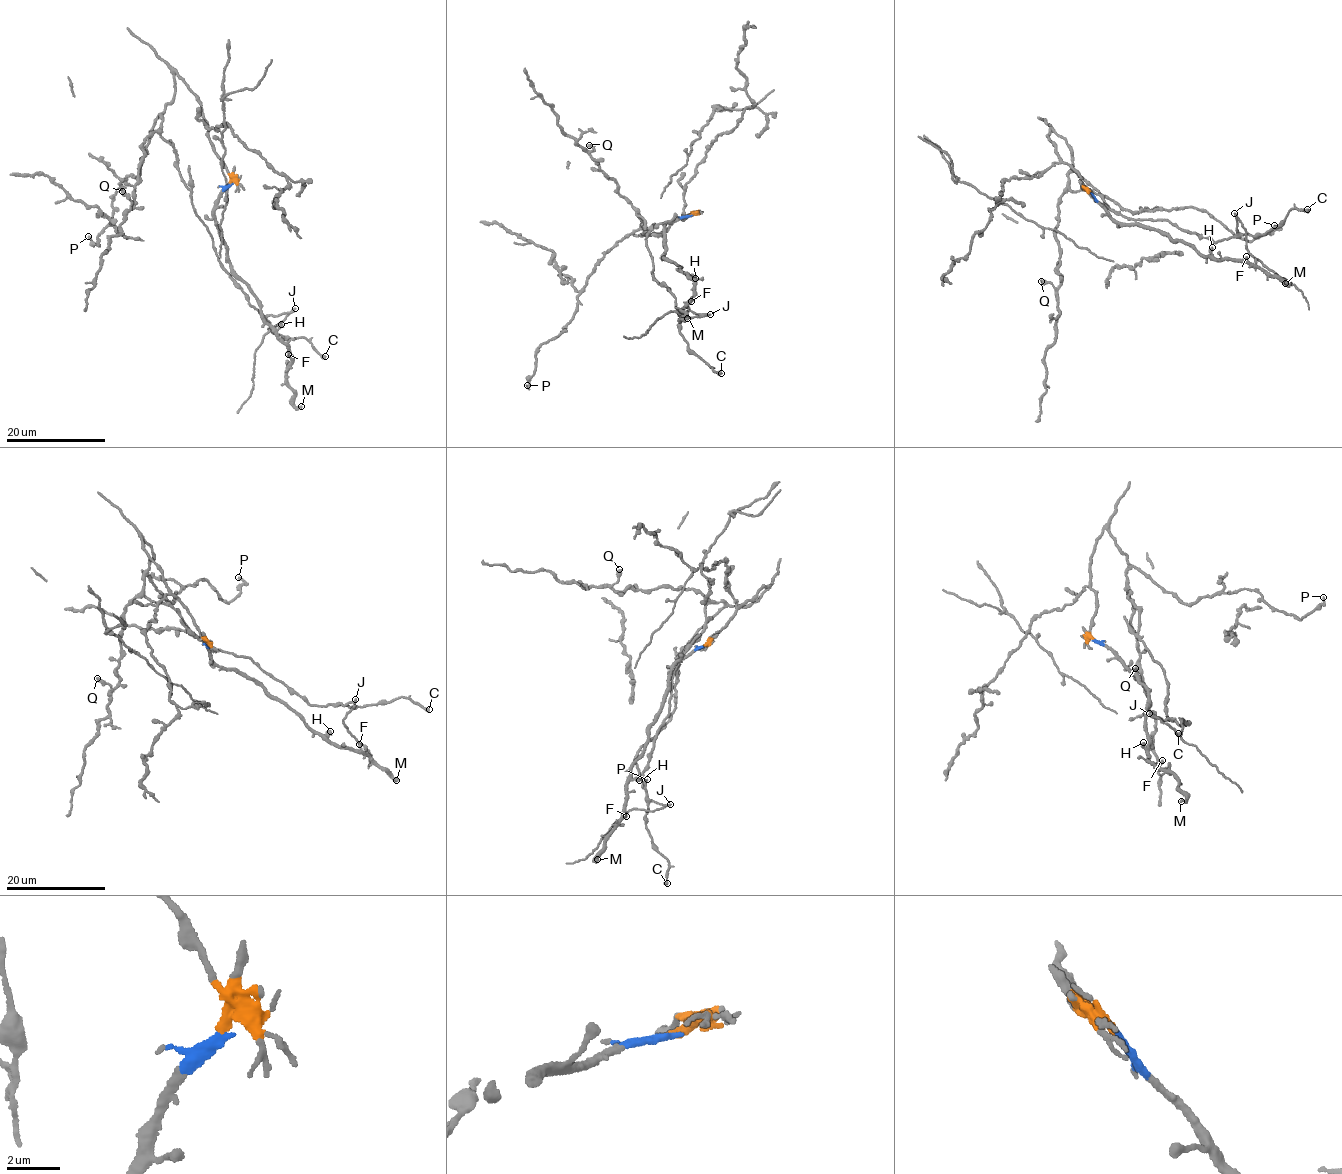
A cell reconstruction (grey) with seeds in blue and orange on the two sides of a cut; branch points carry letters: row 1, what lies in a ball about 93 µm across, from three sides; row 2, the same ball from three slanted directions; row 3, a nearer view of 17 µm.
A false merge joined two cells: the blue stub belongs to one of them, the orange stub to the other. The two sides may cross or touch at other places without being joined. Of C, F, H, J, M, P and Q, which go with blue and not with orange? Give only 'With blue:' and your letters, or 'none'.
With blue: F, H, M

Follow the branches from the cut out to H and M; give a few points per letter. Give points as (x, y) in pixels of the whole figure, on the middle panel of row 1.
H: (690, 215), (666, 223), (663, 256), (695, 279)
M: (690, 215), (666, 223), (663, 247), (663, 258), (694, 282), (693, 299), (682, 312), (681, 319), (688, 317)

